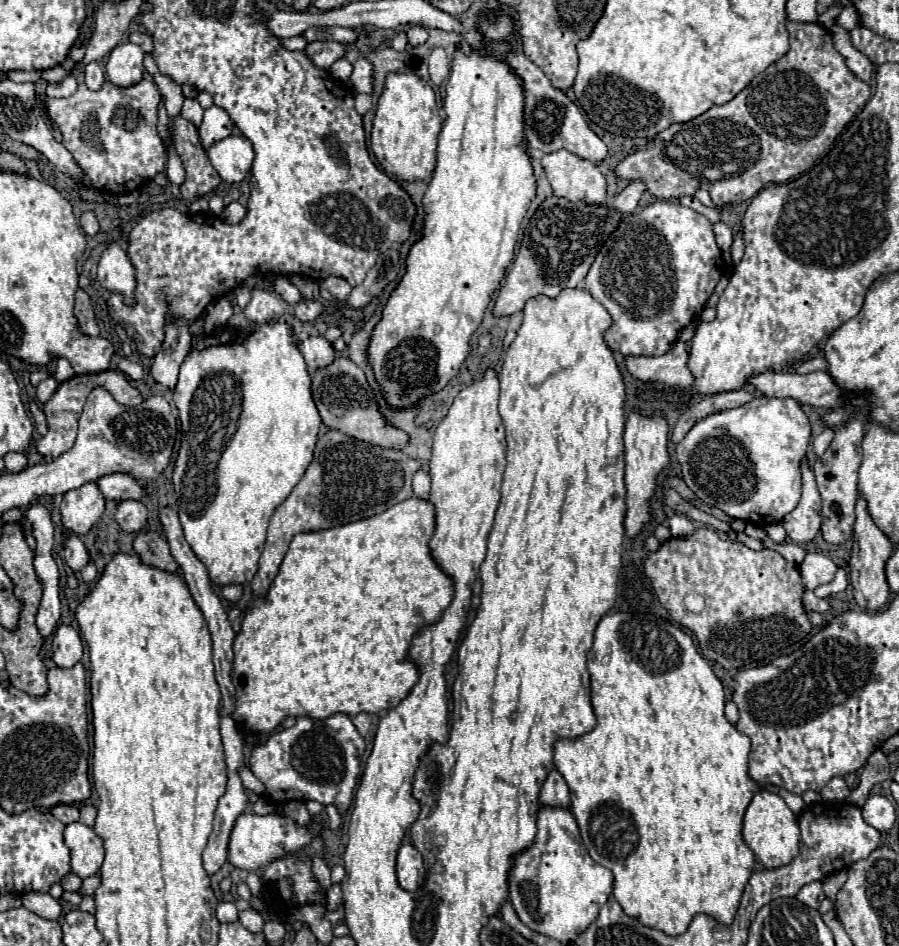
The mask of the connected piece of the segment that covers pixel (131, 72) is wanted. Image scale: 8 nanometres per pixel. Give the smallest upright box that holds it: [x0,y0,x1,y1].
[106,43,144,87]

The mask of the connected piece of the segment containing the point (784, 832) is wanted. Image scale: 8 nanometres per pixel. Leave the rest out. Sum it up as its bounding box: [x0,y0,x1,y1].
[744,791,800,867]

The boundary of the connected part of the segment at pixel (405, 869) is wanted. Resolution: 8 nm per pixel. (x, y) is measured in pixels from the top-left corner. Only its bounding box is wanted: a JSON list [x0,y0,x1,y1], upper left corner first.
[396,843,426,891]

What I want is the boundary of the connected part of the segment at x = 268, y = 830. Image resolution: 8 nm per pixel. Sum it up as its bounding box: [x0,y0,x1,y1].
[228,813,310,871]

